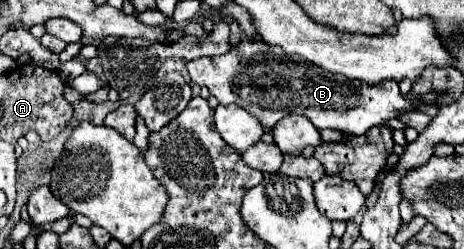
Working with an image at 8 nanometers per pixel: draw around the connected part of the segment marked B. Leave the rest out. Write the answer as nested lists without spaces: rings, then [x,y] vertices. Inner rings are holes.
[[[253,37],[241,39],[241,43],[225,55],[219,57],[199,57],[185,63],[193,83],[207,87],[211,95],[217,97],[221,105],[237,103],[263,127],[273,127],[287,115],[303,115],[317,129],[337,129],[353,135],[363,135],[375,125],[383,125],[389,119],[399,117],[401,113],[415,111],[419,105],[435,105],[441,99],[441,93],[429,91],[425,95],[403,95],[399,83],[393,79],[381,81],[377,85],[367,85],[361,81],[351,81],[343,75],[329,73],[303,57],[293,57],[283,53],[283,49],[265,45]],[[251,85],[259,85],[259,109],[253,109],[257,93],[251,91]]]

